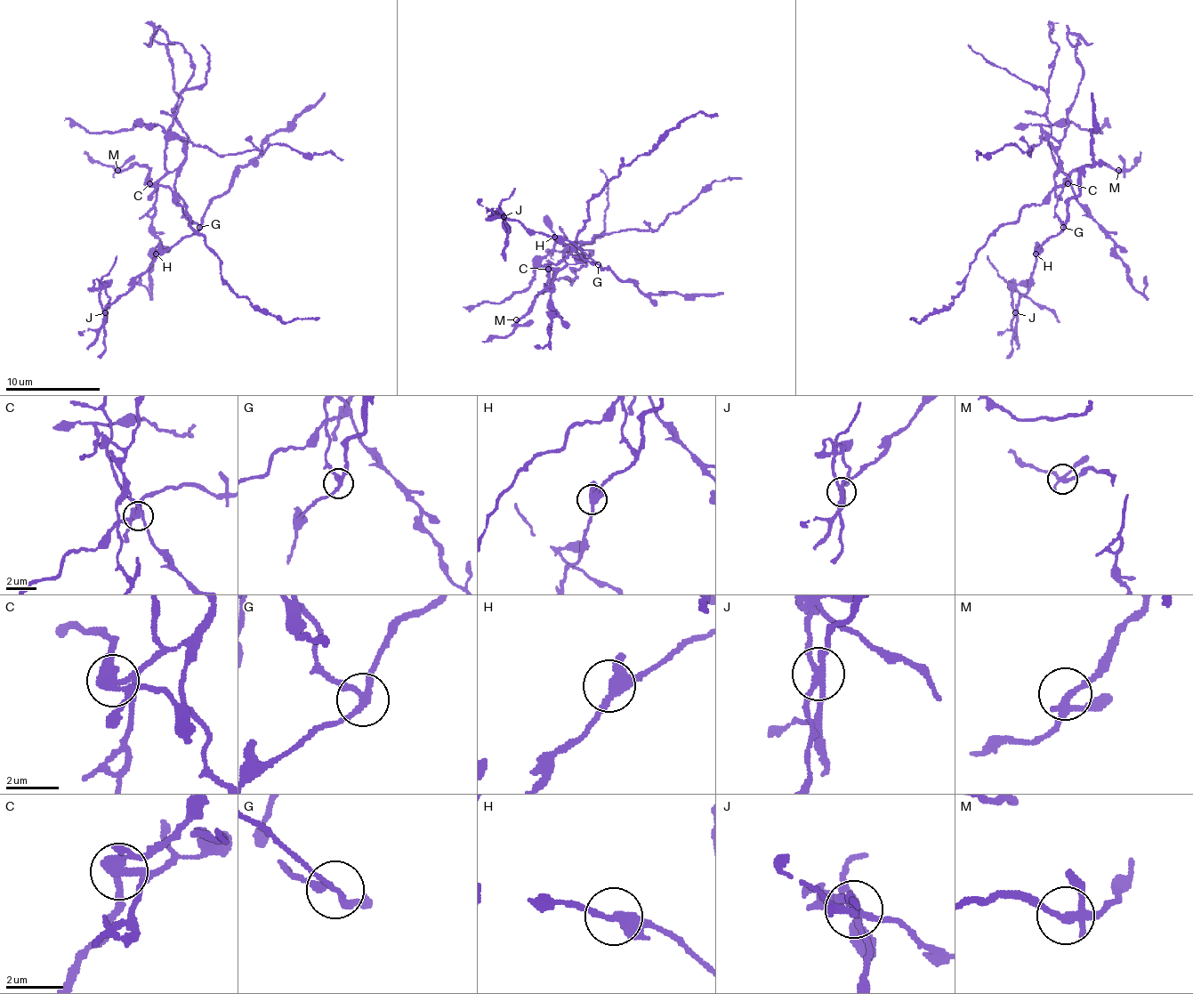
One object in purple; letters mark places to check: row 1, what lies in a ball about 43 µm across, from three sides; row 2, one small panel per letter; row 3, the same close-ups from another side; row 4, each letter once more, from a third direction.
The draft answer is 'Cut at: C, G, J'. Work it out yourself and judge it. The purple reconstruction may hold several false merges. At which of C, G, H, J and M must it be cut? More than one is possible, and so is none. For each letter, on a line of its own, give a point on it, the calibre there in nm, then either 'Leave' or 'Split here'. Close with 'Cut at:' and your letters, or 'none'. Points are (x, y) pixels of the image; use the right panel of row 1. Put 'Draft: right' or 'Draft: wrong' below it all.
C: Place: (1068, 183). Thickness 360 nm. Split here
G: Place: (1063, 227). Thickness 200 nm. Split here
H: Place: (1035, 254). Thickness 320 nm. Leave
J: Place: (1015, 312). Thickness 220 nm. Split here
M: Place: (1118, 170). Thickness 220 nm. Leave
Cut at: C, G, J
Draft: right

